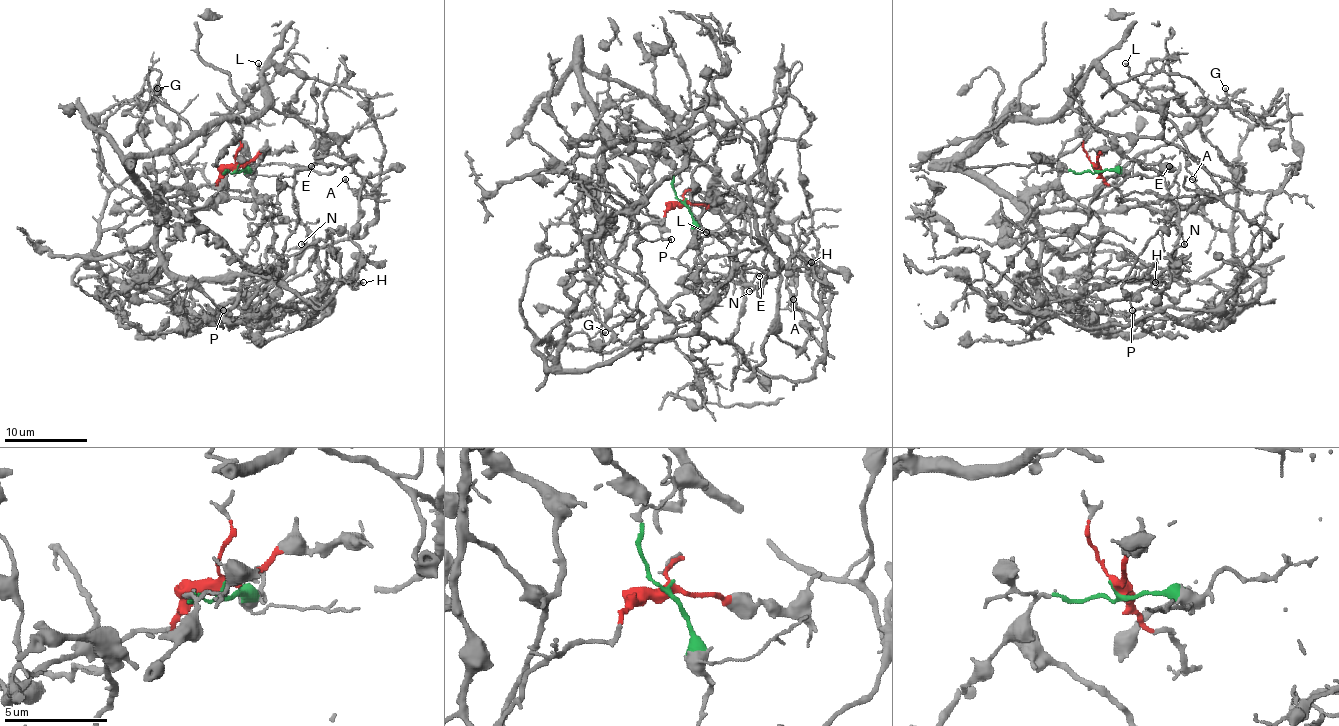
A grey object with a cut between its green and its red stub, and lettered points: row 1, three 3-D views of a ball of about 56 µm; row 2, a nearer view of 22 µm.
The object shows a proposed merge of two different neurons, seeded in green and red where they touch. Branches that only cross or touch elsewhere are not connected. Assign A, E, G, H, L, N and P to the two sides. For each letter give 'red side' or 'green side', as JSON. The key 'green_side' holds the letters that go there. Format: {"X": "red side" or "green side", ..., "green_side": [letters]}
{"A": "red side", "E": "red side", "G": "green side", "H": "red side", "L": "red side", "N": "red side", "P": "red side", "green_side": ["G"]}

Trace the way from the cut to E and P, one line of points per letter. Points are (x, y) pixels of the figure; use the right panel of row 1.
E: (1094, 168), (1125, 199), (1203, 216), (1261, 273), (1218, 327), (1179, 325), (1158, 302), (1179, 232), (1168, 166)
P: (1094, 168), (1125, 199), (1170, 199), (1203, 216), (1261, 273), (1247, 304), (1199, 329), (1131, 321), (1131, 311)

